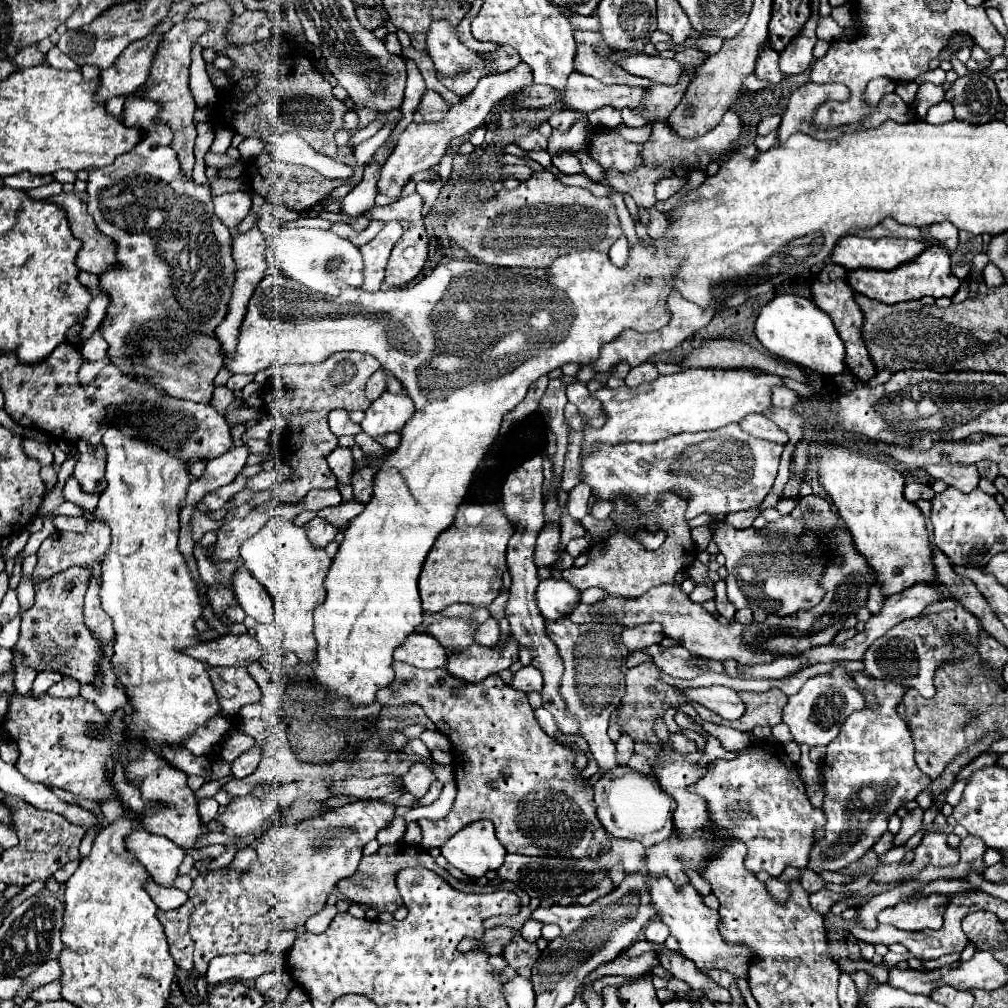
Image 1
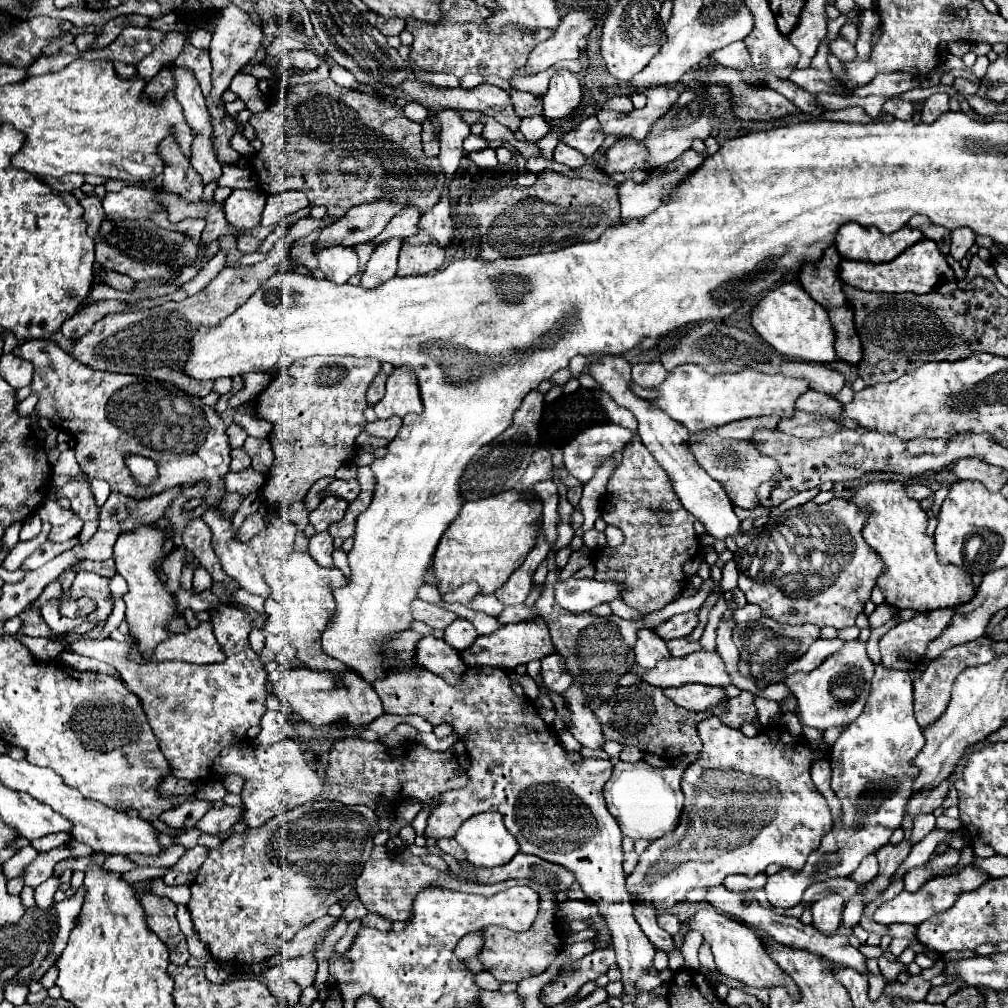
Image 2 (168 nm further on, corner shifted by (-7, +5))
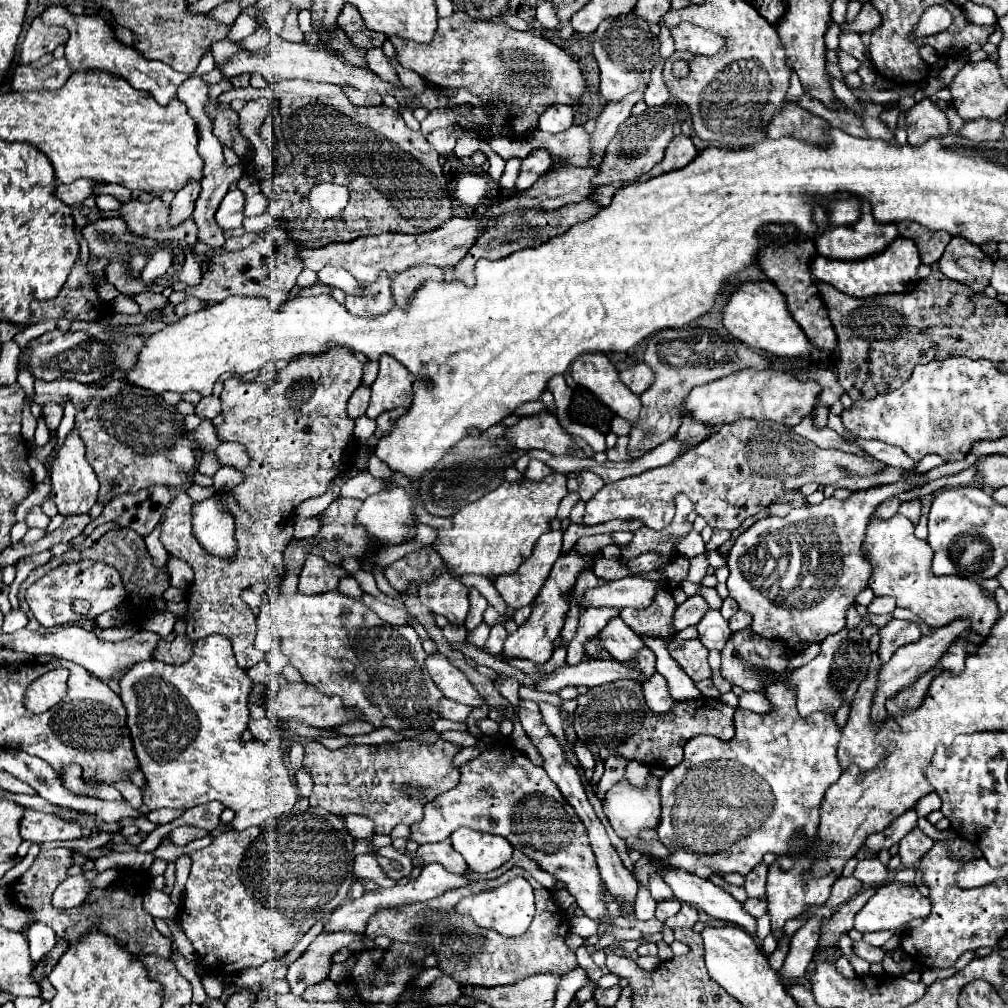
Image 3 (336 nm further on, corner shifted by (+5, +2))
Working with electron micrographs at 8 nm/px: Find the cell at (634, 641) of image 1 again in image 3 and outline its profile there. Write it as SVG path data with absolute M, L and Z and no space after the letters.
M701 594L687 598L681 606L677 606L677 612L673 616L673 628L683 630L687 626L695 626L705 616L707 610L709 610L709 606Z

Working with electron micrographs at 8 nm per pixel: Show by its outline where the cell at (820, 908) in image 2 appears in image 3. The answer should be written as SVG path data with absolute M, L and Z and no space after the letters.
M811 916L807 920L807 924L803 928L799 928L795 932L795 936L791 938L789 944L789 954L785 958L783 968L779 970L781 980L789 986L795 984L807 970L807 964L813 958L813 952L817 948L817 940L819 940L819 932L821 932L821 924L823 918L819 916Z

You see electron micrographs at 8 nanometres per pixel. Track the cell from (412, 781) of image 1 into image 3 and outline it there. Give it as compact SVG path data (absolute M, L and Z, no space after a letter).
M407 738L401 742L385 742L379 746L349 744L349 746L343 746L339 750L329 750L323 744L311 740L305 744L305 762L303 762L307 772L313 778L313 792L309 796L309 804L321 806L327 812L341 814L341 816L347 816L347 814L367 816L375 824L373 834L391 834L391 830L397 824L405 824L405 826L417 824L423 816L425 802L431 802L439 794L457 786L459 768L453 766L453 758L459 750L461 750L461 746L447 742L447 740L437 740L435 744L427 746L427 744L421 744L417 740Z

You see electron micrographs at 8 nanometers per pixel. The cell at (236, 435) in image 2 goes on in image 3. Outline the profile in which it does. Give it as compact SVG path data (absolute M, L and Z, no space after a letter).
M213 452L203 454L203 458L201 458L201 462L199 462L199 472L205 474L205 476L209 476L209 478L213 478L217 470L219 470L219 462L217 462L215 454L213 454Z

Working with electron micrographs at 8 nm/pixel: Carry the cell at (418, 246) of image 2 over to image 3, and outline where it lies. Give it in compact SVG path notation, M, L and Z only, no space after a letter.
M419 264L417 268L409 268L405 272L401 272L401 276L395 276L391 280L391 288L393 288L393 296L395 296L395 302L401 310L407 308L409 304L409 298L417 292L417 288L421 288L421 284L425 280L445 280L445 272L443 268L437 268L437 266L425 266L425 264Z

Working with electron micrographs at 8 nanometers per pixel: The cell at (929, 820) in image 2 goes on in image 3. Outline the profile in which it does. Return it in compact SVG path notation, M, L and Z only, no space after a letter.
M913 828L913 832L909 832L901 842L899 842L899 856L901 856L901 864L903 866L915 866L923 854L929 852L929 848L933 846L933 840L929 836L925 836L919 828Z

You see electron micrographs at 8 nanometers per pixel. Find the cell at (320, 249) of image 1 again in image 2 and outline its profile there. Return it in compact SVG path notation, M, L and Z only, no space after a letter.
M331 245L323 249L313 249L313 255L319 261L319 269L325 273L325 279L335 285L343 285L349 277L359 273L359 257L353 247Z

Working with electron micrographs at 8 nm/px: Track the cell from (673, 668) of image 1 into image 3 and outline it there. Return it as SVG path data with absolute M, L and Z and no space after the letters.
M619 616L611 618L599 632L599 640L603 642L603 648L619 662L633 660L633 656L645 646L643 640Z

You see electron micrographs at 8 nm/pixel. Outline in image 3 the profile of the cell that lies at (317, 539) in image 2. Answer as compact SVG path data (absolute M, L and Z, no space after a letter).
M309 554L299 576L299 592L301 594L321 594L329 590L337 590L339 580L345 578L347 572L343 568L333 568L321 556Z

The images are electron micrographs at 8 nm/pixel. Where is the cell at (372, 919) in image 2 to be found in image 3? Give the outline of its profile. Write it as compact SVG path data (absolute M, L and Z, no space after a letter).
M321 932L311 942L307 952L299 956L293 964L289 964L287 980L290 992L295 996L301 996L305 988L323 982L329 976L333 954L341 948L347 948L351 940L353 936L349 936L349 932Z

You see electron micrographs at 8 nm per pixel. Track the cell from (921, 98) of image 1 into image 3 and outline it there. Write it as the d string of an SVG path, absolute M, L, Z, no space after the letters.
M921 100L907 112L907 134L909 144L919 146L931 140L931 136L945 136L949 134L947 116L931 102Z

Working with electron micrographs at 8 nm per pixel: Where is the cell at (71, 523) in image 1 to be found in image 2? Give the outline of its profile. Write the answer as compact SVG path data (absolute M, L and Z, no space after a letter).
M47 499L45 505L41 505L41 509L37 511L39 517L51 525L65 525L71 517L73 517L73 511L71 509L63 509L57 501L53 499Z

